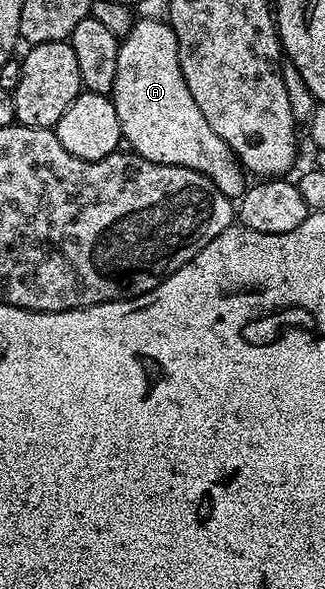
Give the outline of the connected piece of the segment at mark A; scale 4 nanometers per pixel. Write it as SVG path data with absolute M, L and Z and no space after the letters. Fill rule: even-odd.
M135 20L130 34L121 38L112 100L125 144L138 156L161 165L188 167L216 183L228 198L238 199L246 192L248 177L238 157L208 127L208 119L200 115L200 107L184 83L176 35L165 20Z

